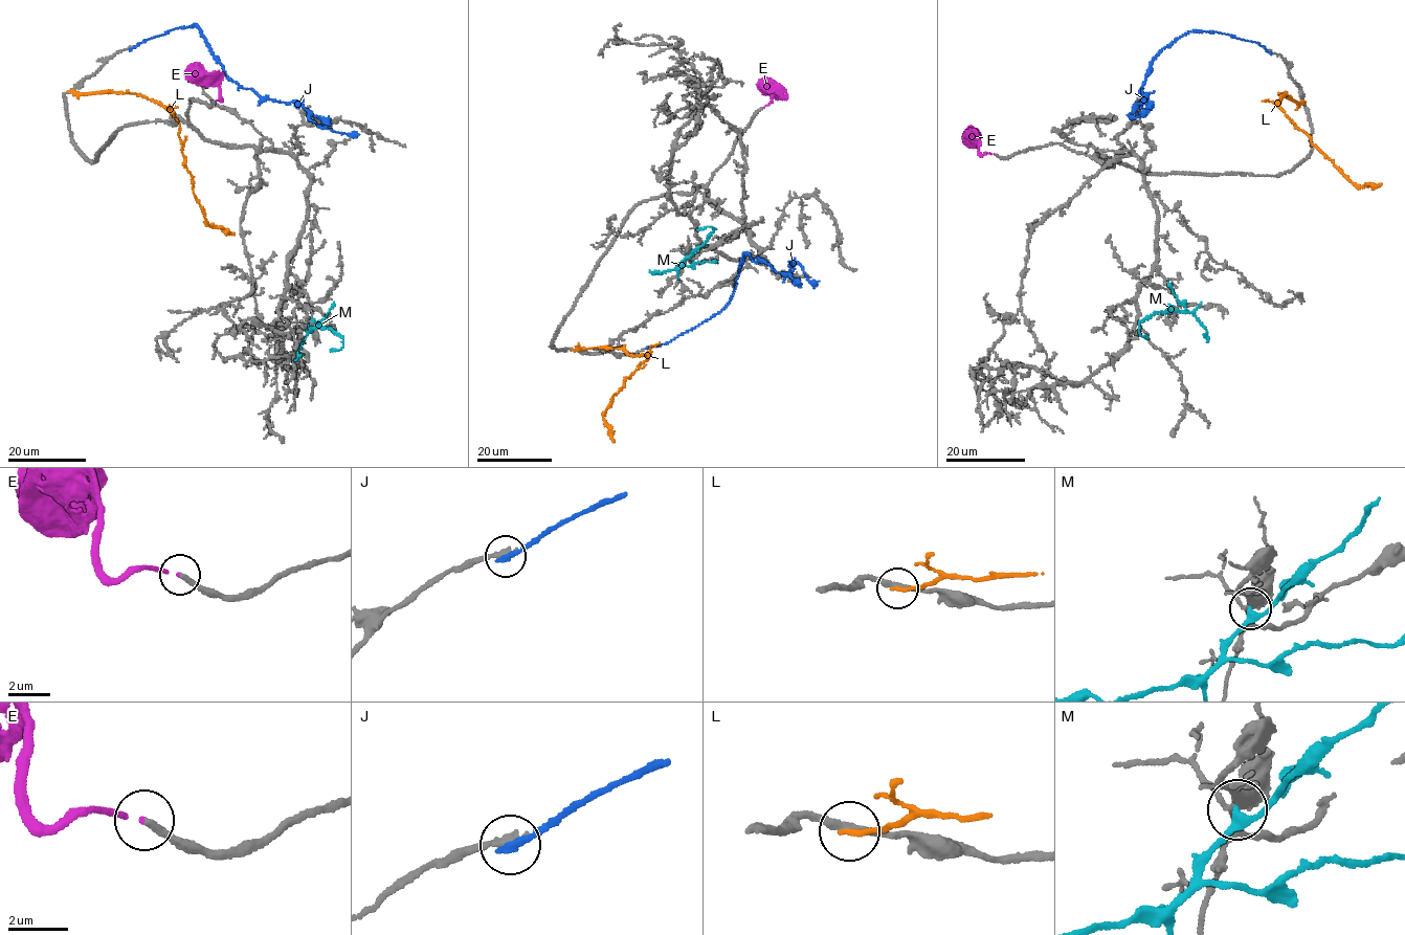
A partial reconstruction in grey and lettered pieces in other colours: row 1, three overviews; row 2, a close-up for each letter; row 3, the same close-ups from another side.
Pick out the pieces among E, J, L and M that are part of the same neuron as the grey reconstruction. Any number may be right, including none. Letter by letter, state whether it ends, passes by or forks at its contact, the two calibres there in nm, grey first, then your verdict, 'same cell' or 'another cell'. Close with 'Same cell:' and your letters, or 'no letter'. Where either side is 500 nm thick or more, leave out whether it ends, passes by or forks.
E: it ends; calibres 280 and 120 nm; same cell
J: it ends; calibres 240 and 260 nm; another cell
L: it ends; calibres 240 and 200 nm; another cell
M: it passes by; calibres 400 and 280 nm; another cell
Same cell: E

